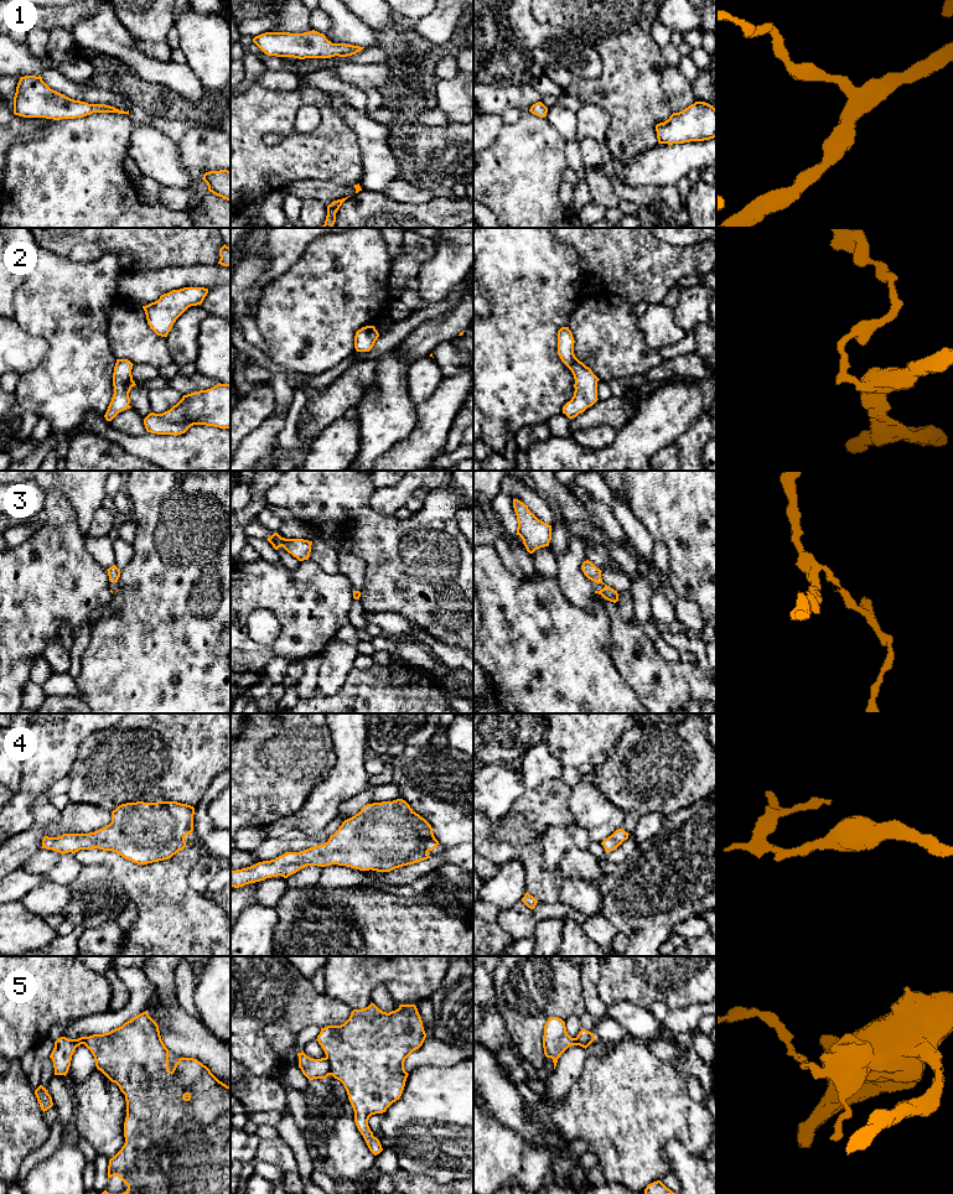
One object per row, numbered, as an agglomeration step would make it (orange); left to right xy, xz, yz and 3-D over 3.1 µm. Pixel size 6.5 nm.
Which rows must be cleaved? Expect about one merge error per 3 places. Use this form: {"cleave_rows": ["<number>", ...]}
{"cleave_rows": ["5"]}

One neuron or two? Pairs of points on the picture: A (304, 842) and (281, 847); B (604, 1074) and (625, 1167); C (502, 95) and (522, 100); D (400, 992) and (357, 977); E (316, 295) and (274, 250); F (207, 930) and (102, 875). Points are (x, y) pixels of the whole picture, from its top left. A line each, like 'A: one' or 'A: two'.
A: one
B: one
C: one
D: one
E: two
F: two

